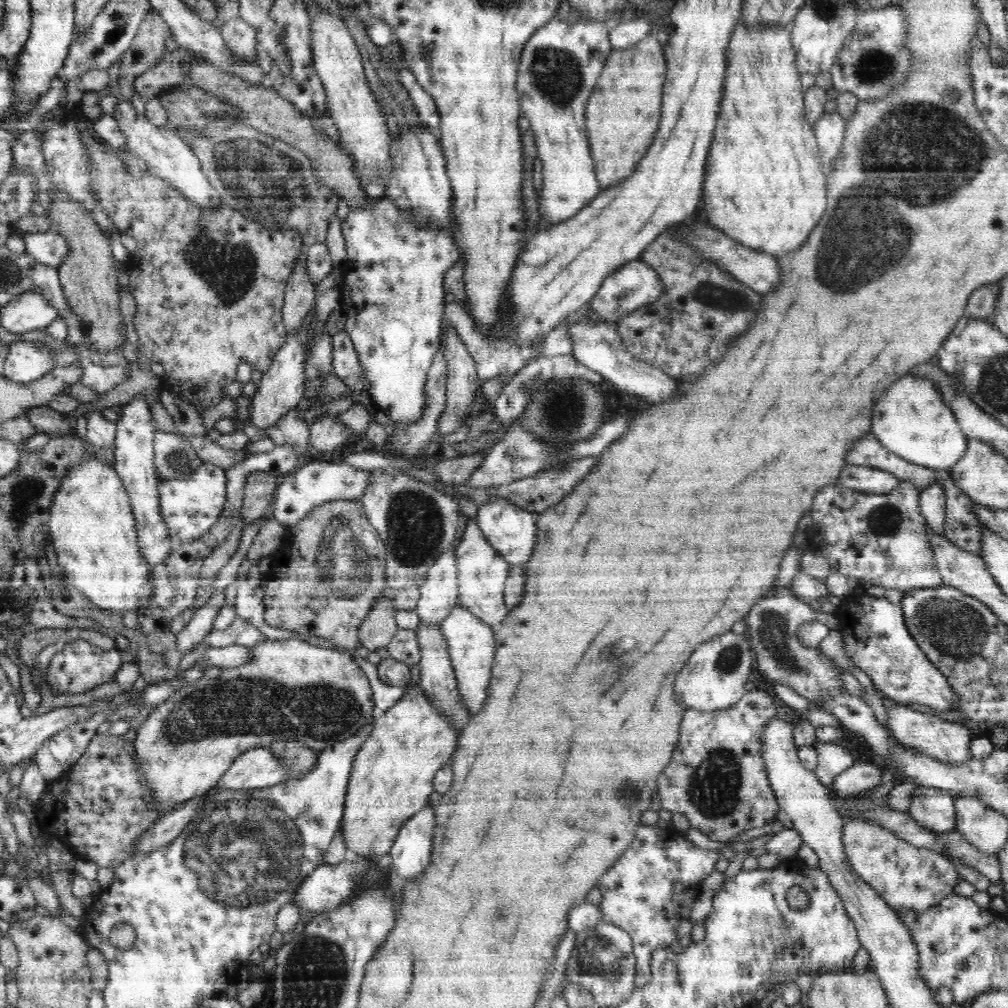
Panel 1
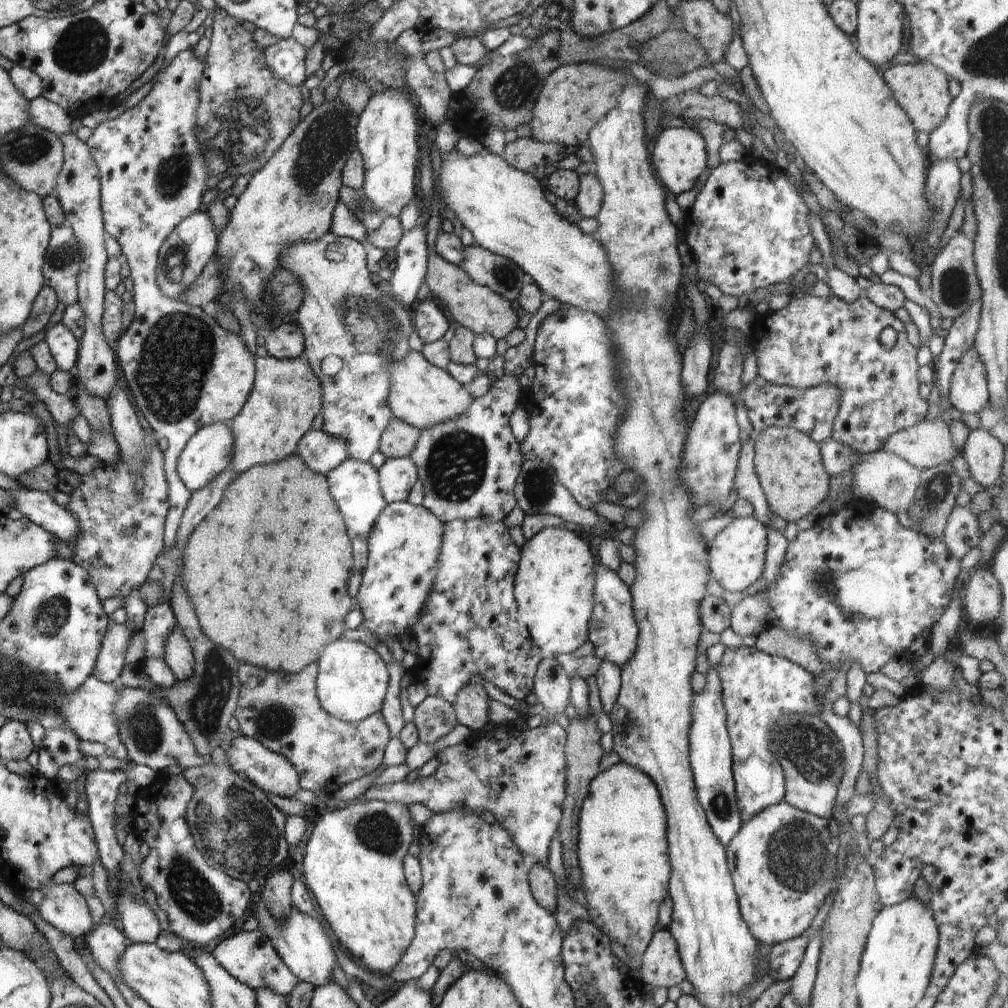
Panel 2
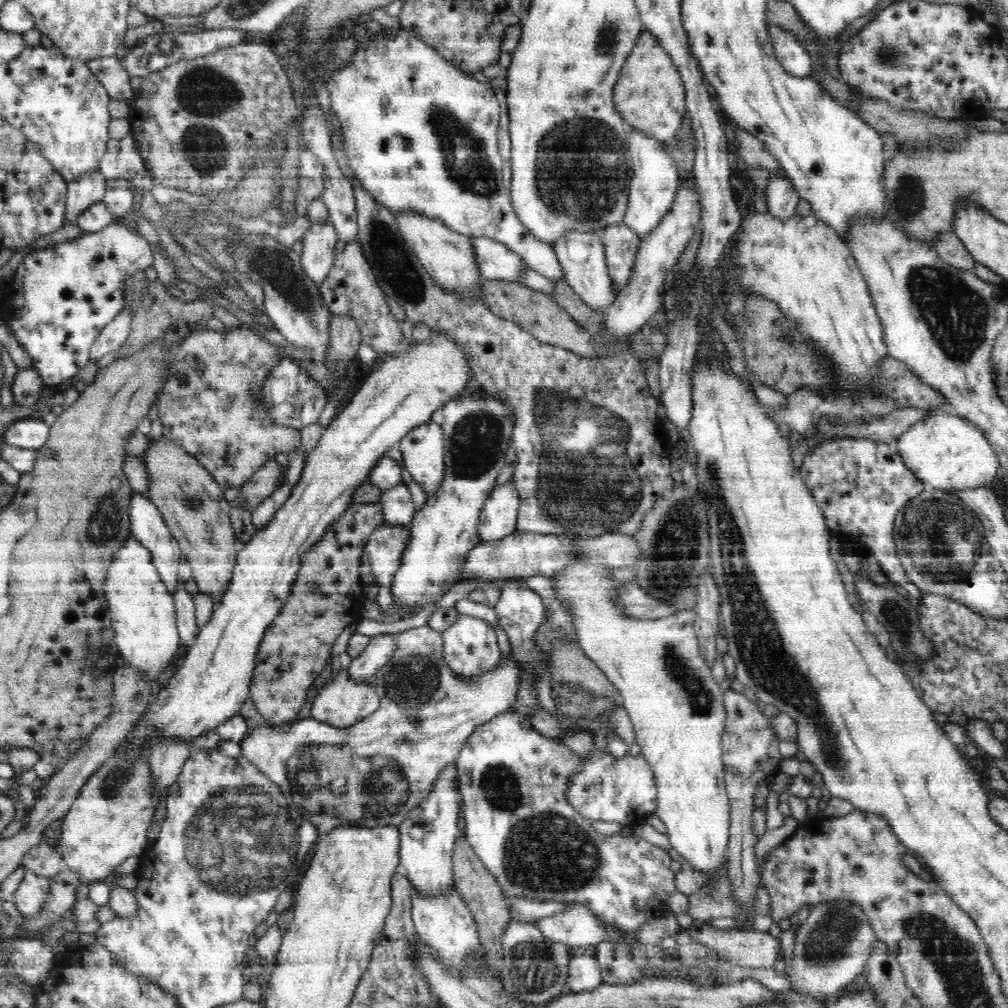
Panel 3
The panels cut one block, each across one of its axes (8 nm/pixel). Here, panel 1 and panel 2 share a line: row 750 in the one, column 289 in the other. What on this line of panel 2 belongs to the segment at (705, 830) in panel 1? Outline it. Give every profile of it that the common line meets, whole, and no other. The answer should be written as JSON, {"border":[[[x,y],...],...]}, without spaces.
{"border":[[[241,663],[239,665],[239,700],[233,716],[238,720],[241,734],[256,739],[263,747],[285,756],[298,771],[299,785],[306,790],[319,793],[328,782],[334,780],[336,788],[369,775],[383,764],[384,751],[391,736],[385,725],[381,710],[357,723],[337,719],[326,712],[319,703],[316,679],[318,663],[308,664],[297,673],[269,671],[256,665]]]}

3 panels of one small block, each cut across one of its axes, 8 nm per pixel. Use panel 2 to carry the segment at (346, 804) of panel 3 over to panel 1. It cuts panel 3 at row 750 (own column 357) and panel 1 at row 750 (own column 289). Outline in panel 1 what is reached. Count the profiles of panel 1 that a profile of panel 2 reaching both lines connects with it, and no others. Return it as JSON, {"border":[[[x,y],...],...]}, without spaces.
{"border":[[[252,748],[235,758],[215,788],[251,791],[283,783],[290,775],[269,748]]]}

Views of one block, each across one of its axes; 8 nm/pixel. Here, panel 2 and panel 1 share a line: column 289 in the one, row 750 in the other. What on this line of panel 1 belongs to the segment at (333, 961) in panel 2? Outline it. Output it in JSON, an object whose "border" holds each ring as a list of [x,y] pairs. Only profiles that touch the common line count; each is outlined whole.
{"border":[[[894,704],[887,712],[887,728],[892,731],[898,743],[912,747],[916,753],[932,756],[954,765],[972,759],[969,745],[973,738],[968,727],[946,721],[941,715],[936,717],[936,715],[914,711],[904,705]]]}

